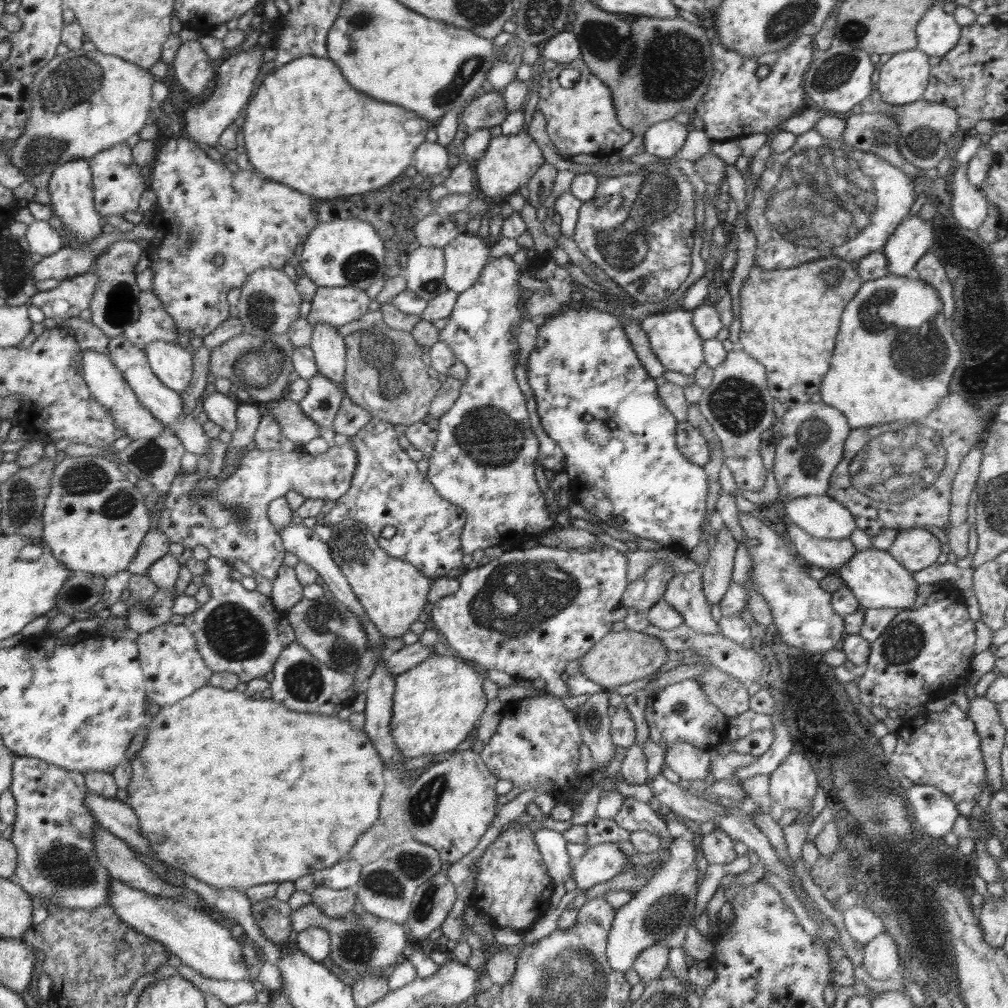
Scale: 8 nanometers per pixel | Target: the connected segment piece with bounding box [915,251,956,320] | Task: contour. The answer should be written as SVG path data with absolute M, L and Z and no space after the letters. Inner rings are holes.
M929 251L918 260L915 268L920 279L932 286L938 292L938 296L942 298L942 304L944 304L942 312L946 314L946 320L952 320L954 308L956 308L956 304L954 304L954 286L952 286L950 278L946 276L946 270L940 264L940 260Z

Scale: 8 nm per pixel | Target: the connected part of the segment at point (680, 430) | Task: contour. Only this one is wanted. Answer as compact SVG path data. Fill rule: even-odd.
M687 421L679 423L676 428L676 444L686 460L704 467L710 462L710 447L704 435Z

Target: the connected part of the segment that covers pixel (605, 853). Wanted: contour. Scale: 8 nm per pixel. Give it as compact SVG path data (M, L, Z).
M618 843L597 844L587 847L584 855L572 861L573 878L578 888L588 889L614 878L629 862Z

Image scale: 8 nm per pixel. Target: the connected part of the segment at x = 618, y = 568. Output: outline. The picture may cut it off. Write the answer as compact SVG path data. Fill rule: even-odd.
M526 544L524 547L514 547L484 565L479 565L474 569L462 569L459 579L459 588L451 595L444 596L434 603L434 608L430 612L429 624L440 634L441 640L456 649L456 653L466 661L474 661L477 666L489 670L506 672L510 676L518 679L535 681L541 679L546 683L546 693L558 696L560 699L572 697L568 685L562 680L561 676L569 662L580 657L584 657L608 632L615 622L623 621L626 617L627 608L620 604L622 595L628 586L627 579L628 567L626 567L626 555L616 548L599 545L591 551L580 553L574 549L559 549L542 545Z

